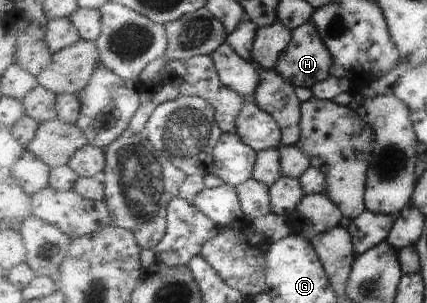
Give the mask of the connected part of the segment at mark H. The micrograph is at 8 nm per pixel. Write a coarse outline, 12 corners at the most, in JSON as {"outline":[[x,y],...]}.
{"outline":[[314,21],[293,31],[277,70],[296,87],[332,76],[335,59]]}

